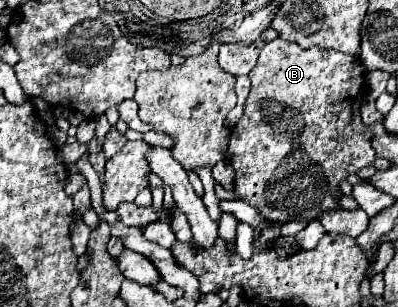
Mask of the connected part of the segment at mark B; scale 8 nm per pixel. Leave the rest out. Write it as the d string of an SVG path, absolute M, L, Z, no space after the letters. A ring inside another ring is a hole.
M273 39L269 43L265 43L265 47L259 53L257 65L251 69L249 79L251 79L251 93L245 101L245 109L243 109L243 117L237 121L237 127L231 131L229 137L229 151L227 151L227 161L231 161L233 169L235 169L235 193L239 201L245 201L249 205L253 205L259 215L265 221L273 221L273 223L289 223L289 221L313 221L319 219L321 213L331 211L331 209L339 209L339 199L343 197L341 193L341 183L347 181L349 175L355 175L359 169L365 167L373 167L375 161L375 149L371 147L369 137L365 137L363 131L363 123L361 123L361 115L359 115L359 99L365 97L367 87L365 87L365 69L361 69L361 65L357 65L357 57L355 55L343 55L339 51L321 51L321 49L301 49L297 43L291 41L281 41L281 39ZM337 115L353 115L349 117L347 123L343 123L343 127L339 127L337 123Z

